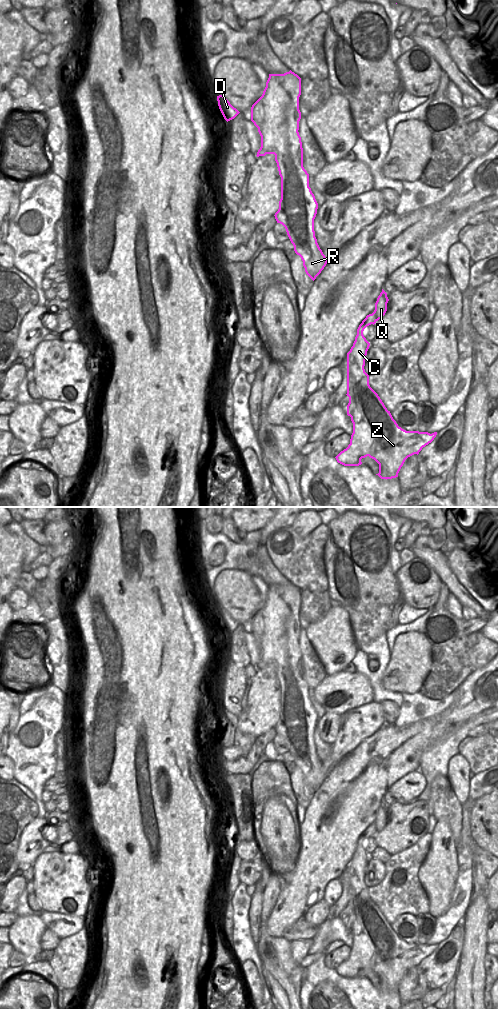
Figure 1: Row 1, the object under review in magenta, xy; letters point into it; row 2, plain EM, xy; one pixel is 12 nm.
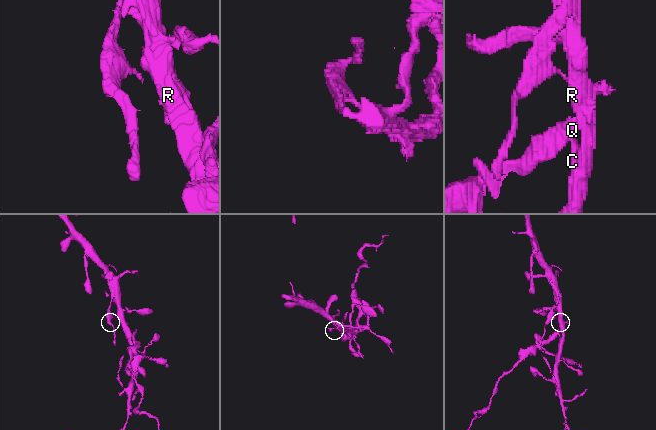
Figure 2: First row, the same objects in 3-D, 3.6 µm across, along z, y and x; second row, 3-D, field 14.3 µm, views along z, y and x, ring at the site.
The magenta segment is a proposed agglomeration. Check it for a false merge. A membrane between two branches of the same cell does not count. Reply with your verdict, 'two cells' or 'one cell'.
two cells

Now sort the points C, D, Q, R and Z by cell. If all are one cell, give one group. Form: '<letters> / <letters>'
C D R Z / Q

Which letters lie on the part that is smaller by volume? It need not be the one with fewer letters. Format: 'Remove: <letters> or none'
Remove: Q

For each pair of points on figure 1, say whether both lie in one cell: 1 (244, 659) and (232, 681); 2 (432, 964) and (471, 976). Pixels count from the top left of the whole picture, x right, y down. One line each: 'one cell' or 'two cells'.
1: two cells
2: two cells

